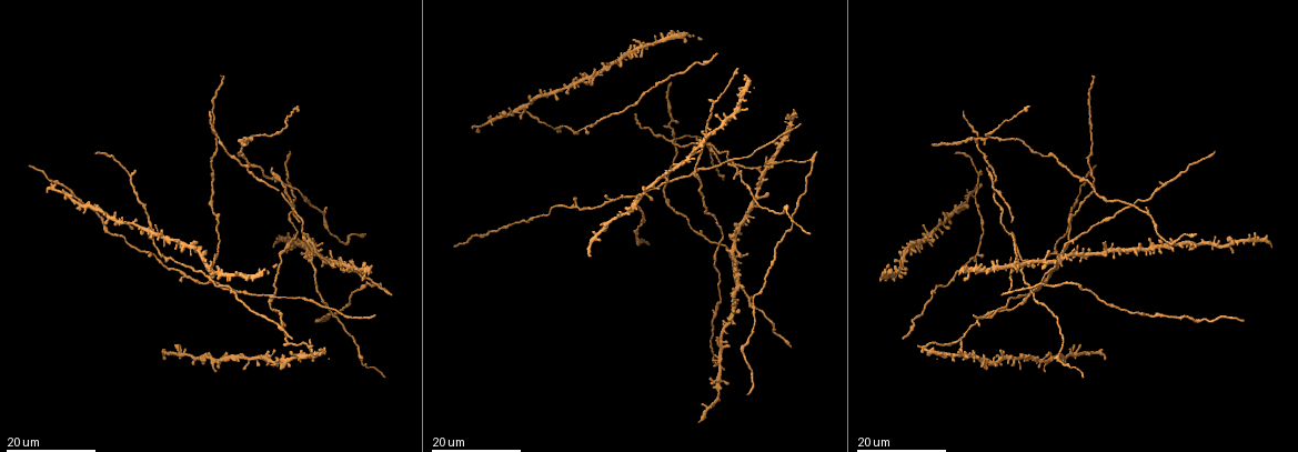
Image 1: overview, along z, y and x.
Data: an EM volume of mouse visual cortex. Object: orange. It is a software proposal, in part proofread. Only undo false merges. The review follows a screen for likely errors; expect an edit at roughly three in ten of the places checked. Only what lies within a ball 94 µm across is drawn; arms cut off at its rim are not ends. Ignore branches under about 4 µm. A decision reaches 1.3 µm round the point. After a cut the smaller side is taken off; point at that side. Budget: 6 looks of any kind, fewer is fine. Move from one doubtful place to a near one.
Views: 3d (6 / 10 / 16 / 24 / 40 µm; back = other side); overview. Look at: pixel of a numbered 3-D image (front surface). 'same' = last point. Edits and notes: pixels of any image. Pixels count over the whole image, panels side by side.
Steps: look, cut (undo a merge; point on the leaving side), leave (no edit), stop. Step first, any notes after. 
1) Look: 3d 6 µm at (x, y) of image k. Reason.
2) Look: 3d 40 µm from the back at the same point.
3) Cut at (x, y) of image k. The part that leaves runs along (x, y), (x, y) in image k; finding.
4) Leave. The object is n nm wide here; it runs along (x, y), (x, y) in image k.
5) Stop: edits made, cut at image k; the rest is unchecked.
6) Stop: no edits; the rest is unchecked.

Look: 3d 24 µm at (762, 173) of image 1.

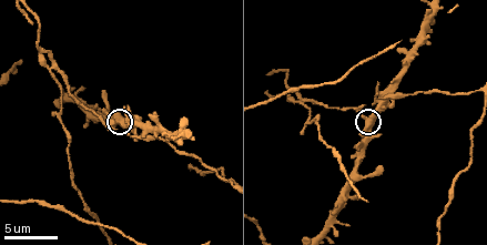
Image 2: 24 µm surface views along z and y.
Look: 3d 6 µm at (362, 115) of image 2.

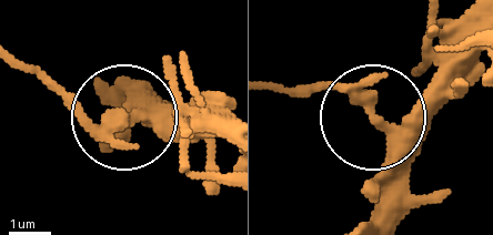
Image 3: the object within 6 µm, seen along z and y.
Leave. All the same neuron.

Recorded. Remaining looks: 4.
Look: 3d 16 µm at (283, 194) of image 1. Arms part here.

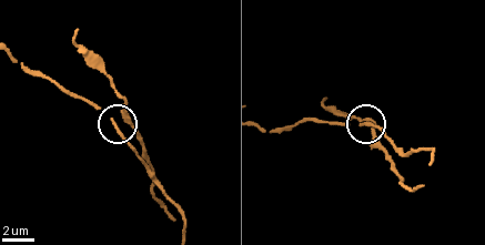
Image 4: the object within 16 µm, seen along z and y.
Look: 3d 10 µm at (115, 121) of image 4.

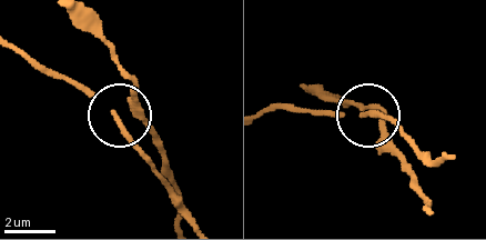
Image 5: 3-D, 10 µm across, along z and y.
Leave. The object is 110 nm wide here; it runs along (194, 220), (120, 118), (129, 92), (135, 99) in image 5; all the same neuron.

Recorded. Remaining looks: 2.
Look: 3d 24 µm at (1086, 158) of image 1. Thick turns thin.

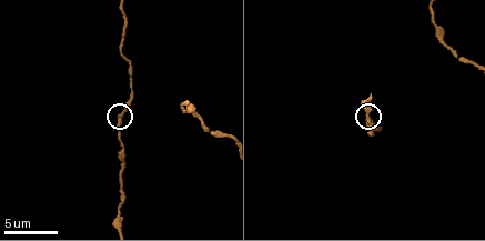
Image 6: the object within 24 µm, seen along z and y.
Look: 3d 6 µm at (121, 121) of image 6.

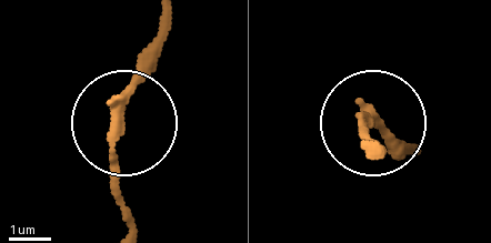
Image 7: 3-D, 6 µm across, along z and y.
Leave. One neuron here.

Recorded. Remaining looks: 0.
Stop: no edits; the rest is unchecked.

